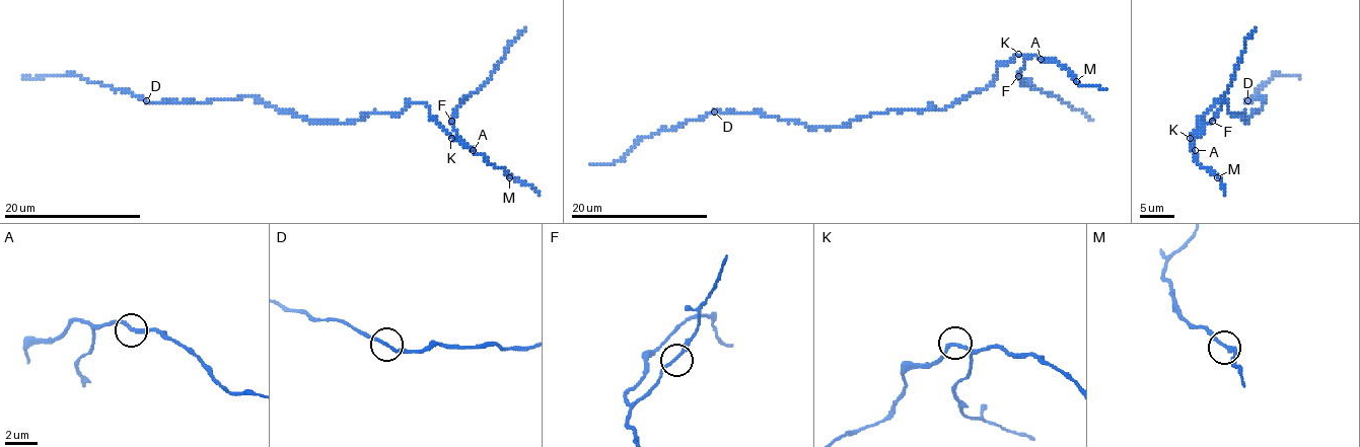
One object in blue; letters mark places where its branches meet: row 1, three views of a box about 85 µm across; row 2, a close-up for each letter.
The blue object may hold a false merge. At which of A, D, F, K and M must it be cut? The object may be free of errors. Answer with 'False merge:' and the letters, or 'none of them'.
False merge: none of them

